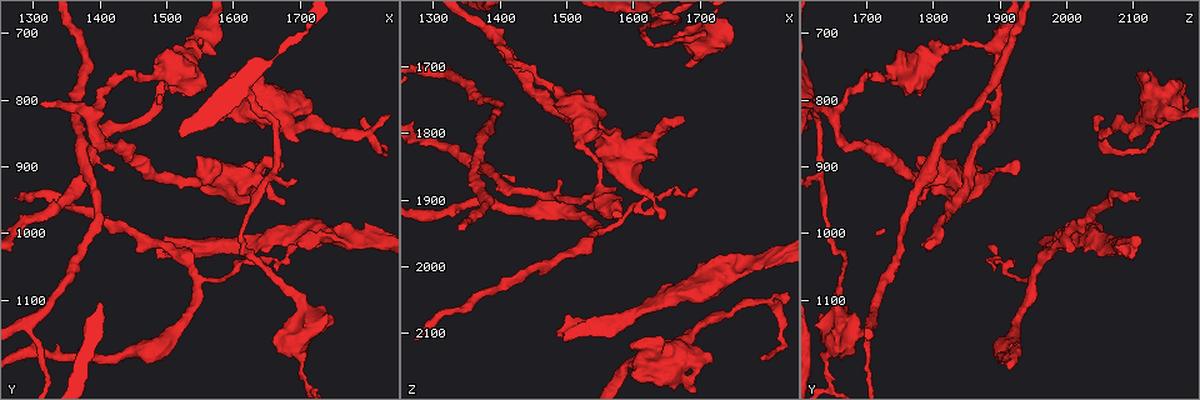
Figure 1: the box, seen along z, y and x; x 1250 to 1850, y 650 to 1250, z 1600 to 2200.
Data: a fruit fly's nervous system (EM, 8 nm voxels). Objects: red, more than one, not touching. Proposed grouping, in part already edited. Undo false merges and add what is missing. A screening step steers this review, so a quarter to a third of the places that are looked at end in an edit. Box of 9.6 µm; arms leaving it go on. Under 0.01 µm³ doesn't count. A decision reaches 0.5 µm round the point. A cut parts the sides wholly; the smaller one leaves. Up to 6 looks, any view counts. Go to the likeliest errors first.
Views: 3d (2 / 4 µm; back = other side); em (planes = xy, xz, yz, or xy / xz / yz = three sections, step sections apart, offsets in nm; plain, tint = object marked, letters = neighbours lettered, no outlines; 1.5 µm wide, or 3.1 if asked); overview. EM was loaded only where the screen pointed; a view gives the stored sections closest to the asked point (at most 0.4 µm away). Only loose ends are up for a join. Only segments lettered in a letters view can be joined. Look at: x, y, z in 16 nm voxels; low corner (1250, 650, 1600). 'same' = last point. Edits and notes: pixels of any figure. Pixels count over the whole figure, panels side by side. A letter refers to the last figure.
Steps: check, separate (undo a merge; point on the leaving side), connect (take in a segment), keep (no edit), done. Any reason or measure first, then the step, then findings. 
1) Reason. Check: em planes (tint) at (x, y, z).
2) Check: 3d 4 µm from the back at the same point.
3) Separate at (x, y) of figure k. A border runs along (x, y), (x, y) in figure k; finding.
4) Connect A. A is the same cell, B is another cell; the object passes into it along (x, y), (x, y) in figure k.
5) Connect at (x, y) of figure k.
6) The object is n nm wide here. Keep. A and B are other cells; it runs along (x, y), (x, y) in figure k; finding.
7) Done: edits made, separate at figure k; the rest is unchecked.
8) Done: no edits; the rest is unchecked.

Check: 3d 2 µm at (1480, 765, 1730).

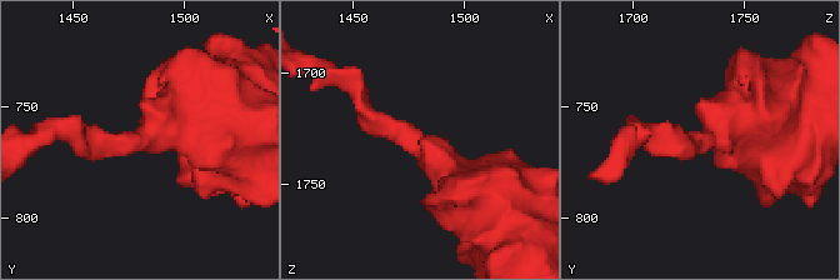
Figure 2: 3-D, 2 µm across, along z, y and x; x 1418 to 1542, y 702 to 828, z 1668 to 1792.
Check: em planes (letters) at (1476, 767, 1731).

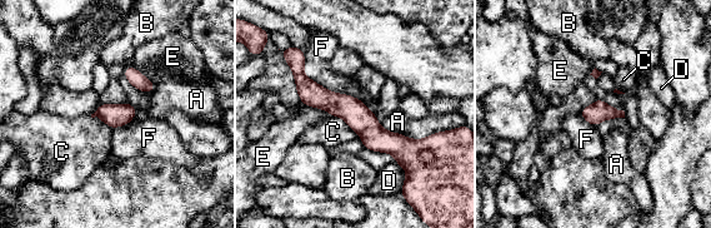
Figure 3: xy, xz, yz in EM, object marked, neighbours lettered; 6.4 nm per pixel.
Keep. A, B, C, D, E and F are other cells; a border runs along (331, 115), (339, 115), (357, 133) in figure 3; continuous, no second neuron.

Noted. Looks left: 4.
Branch stops here. Check: em yz step 8 (letters) at (1680, 895, 1780).

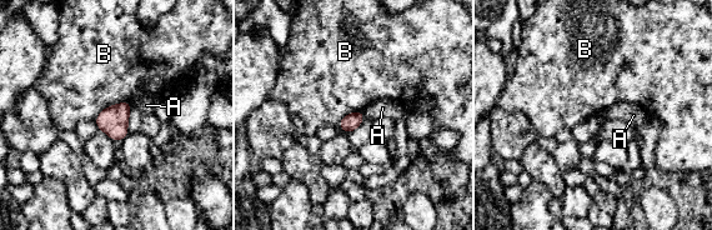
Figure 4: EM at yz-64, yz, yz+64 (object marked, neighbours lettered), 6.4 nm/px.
The longest contact is with B, 260 nm. Keep. A and B are other cells; a border runs along (129, 100), (105, 106), (94, 120) in figure 4; none of them fits.

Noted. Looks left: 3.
Free end. Check: 3d 4 µm at (1790, 830, 2140).

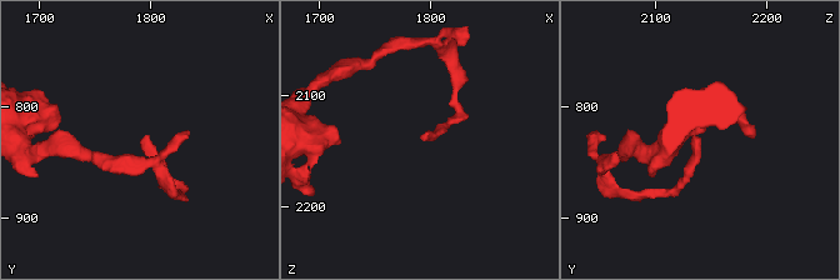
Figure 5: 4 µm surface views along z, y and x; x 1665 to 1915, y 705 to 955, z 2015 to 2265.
Check: em planes (plain) at (1794, 828, 2140).

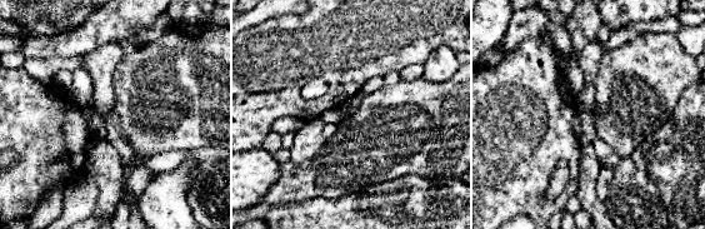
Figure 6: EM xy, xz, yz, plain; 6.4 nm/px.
Check: em planes (letters) at the same point.

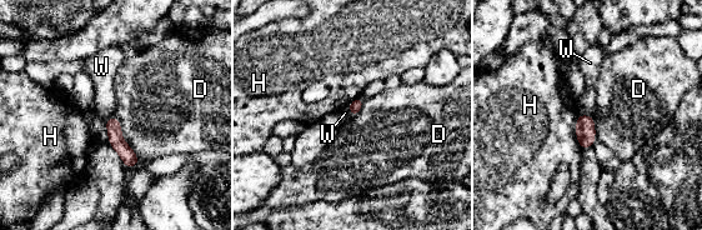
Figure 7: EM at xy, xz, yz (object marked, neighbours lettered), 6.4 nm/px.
The object is 80 nm wide here. Keep. D, H and W are other cells; it runs along (111, 120), (115, 140), (130, 164) in figure 7; no lettered segment goes on from it.

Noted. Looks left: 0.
Done: no edits; the rest is unchecked.

